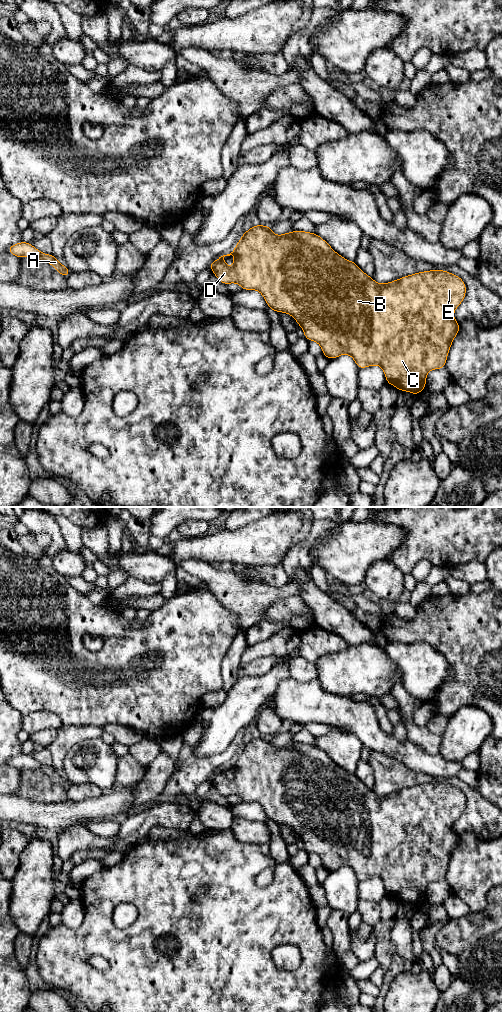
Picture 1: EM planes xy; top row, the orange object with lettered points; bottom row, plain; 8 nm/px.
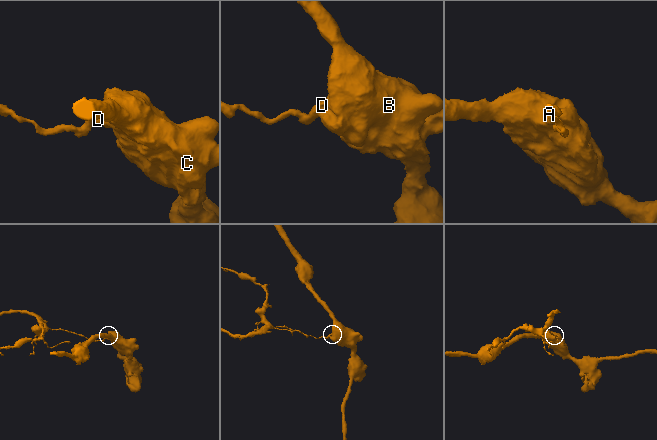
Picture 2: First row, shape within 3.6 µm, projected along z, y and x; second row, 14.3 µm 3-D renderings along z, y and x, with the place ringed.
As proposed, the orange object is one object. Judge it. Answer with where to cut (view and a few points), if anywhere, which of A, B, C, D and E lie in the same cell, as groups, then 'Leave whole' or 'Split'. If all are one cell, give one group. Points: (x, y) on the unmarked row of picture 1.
Split along xy (218, 771), (212, 781). Groups: A / B C D E. Split

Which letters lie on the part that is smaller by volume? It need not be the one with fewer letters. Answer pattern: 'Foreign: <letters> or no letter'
Foreign: A

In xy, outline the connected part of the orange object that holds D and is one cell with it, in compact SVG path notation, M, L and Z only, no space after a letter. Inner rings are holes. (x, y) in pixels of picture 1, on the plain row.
M261 736L260 737L254 737L248 743L244 744L242 749L240 750L239 754L235 758L234 762L230 766L223 767L223 768L218 770L218 774L213 781L213 786L217 789L217 791L221 795L223 795L225 797L228 797L230 795L237 795L241 798L242 802L257 802L257 803L259 803L263 807L268 819L271 822L275 823L275 824L282 824L282 825L290 826L296 832L298 837L303 841L304 849L309 853L316 853L321 858L323 867L326 868L329 872L335 871L335 870L337 870L337 869L339 869L343 866L348 866L354 871L354 873L355 873L355 875L356 875L356 877L358 878L359 881L363 881L363 880L366 880L366 879L369 879L369 878L372 878L372 877L379 877L382 880L382 882L385 886L386 895L395 898L399 903L410 904L412 906L415 906L416 908L426 900L426 888L427 888L427 885L429 883L435 882L435 881L445 880L447 868L448 868L450 859L451 859L452 854L453 854L454 850L457 848L459 841L460 841L460 836L454 831L453 825L457 821L457 819L462 815L462 813L464 812L465 807L466 807L466 796L459 788L457 788L453 785L449 785L445 782L439 782L439 781L424 783L424 784L417 784L415 786L404 788L404 789L397 791L397 792L394 792L392 794L378 796L374 793L373 789L370 789L367 786L365 786L364 783L362 783L357 778L355 773L348 773L347 771L342 769L340 766L336 765L332 761L332 759L324 751L322 751L319 747L317 747L316 745L311 745L311 744L306 744L306 743L292 743L292 744L289 743L288 745L285 745L283 747L275 747L271 743L270 738L265 738L265 737L261 737ZM230 767L234 768L234 778L233 779L228 779L226 777L225 773L224 773L224 769L230 768Z

